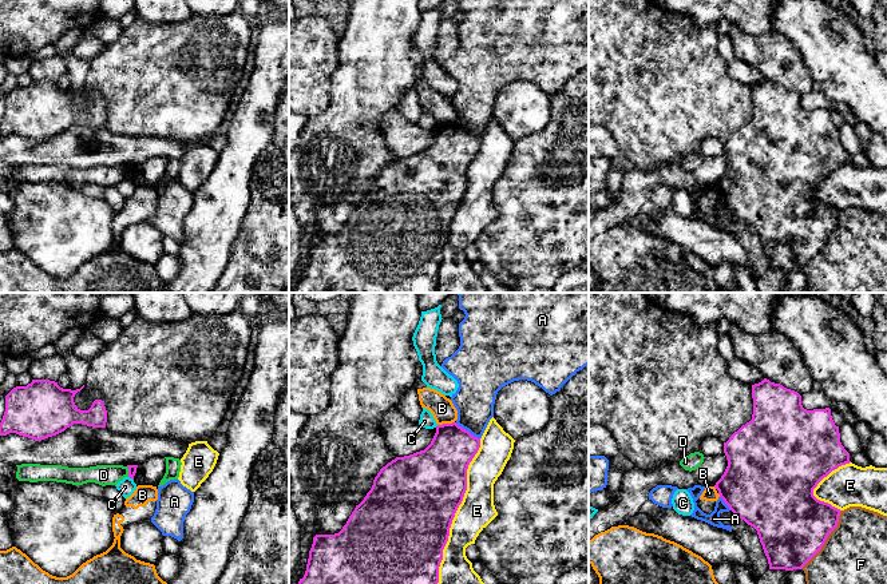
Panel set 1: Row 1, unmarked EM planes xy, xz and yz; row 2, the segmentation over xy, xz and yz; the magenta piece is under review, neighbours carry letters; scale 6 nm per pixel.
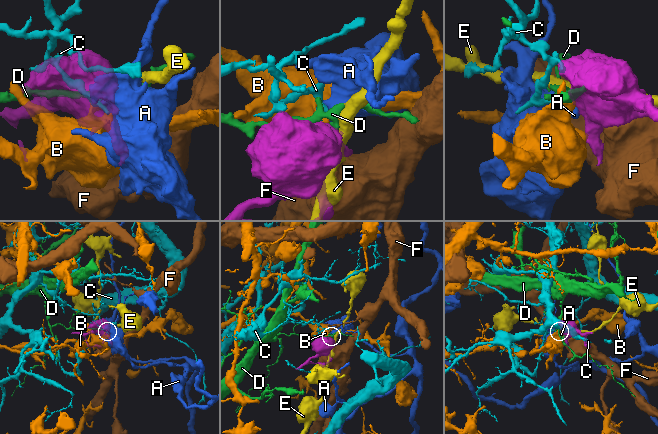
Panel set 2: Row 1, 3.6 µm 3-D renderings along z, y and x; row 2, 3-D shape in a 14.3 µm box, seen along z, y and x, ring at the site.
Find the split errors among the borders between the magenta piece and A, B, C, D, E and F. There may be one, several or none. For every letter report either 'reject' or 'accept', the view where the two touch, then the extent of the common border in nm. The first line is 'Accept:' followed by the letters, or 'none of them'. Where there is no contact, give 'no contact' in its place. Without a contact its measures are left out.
Accept: none of them
A: reject; meets magenta in xz; contact 180 nm long
B: reject; meets magenta in xz; contact 110 nm long
C: reject; meets magenta in xy; contact 40 nm long
D: reject; meets magenta in xy; contact 70 nm long
E: reject; meets magenta in xz; contact 950 nm long
F: reject; meets magenta in yz; contact 420 nm long

